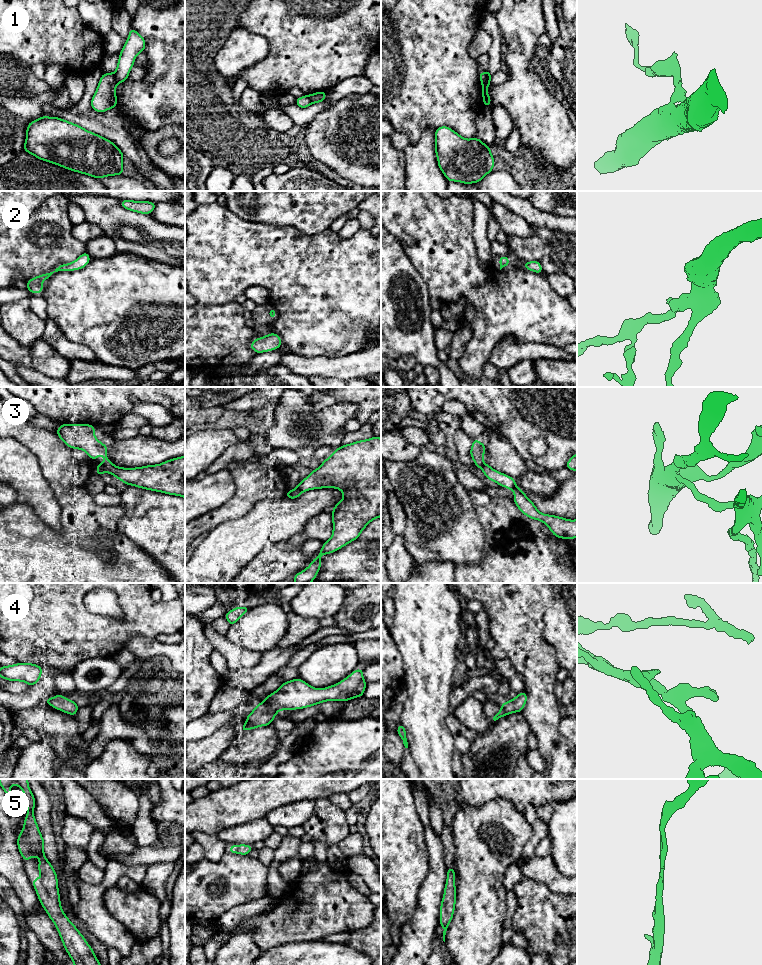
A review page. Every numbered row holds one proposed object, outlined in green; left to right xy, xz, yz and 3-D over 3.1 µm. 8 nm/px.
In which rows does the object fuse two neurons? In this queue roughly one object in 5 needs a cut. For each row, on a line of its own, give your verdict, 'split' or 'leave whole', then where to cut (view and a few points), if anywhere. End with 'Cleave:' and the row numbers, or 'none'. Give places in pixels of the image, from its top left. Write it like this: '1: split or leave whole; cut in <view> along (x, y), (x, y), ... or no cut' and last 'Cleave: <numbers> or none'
1: split; cut in yz along (488, 72), (488, 76), (482, 84)
2: leave whole; no cut
3: split; cut in xy along (102, 464), (108, 471)
4: leave whole; no cut
5: leave whole; no cut
Cleave: 1, 3

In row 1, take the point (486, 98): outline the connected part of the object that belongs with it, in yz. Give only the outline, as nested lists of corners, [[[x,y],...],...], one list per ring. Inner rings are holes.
[[[488,72],[488,77],[486,81],[482,84],[482,97],[483,97],[483,104],[485,107],[489,107],[491,104],[491,98],[488,92],[486,91],[486,89],[491,85],[491,82],[490,82],[491,76],[492,76],[492,73]]]

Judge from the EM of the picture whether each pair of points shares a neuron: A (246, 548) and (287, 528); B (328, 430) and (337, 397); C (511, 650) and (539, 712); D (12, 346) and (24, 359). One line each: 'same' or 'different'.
A: same
B: different
C: same
D: same

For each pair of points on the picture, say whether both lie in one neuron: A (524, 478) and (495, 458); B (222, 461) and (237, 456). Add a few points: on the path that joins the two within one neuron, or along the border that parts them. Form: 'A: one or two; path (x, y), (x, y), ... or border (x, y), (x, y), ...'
A: one; path (517, 471), (502, 458)
B: one; path (226, 459), (233, 456)

